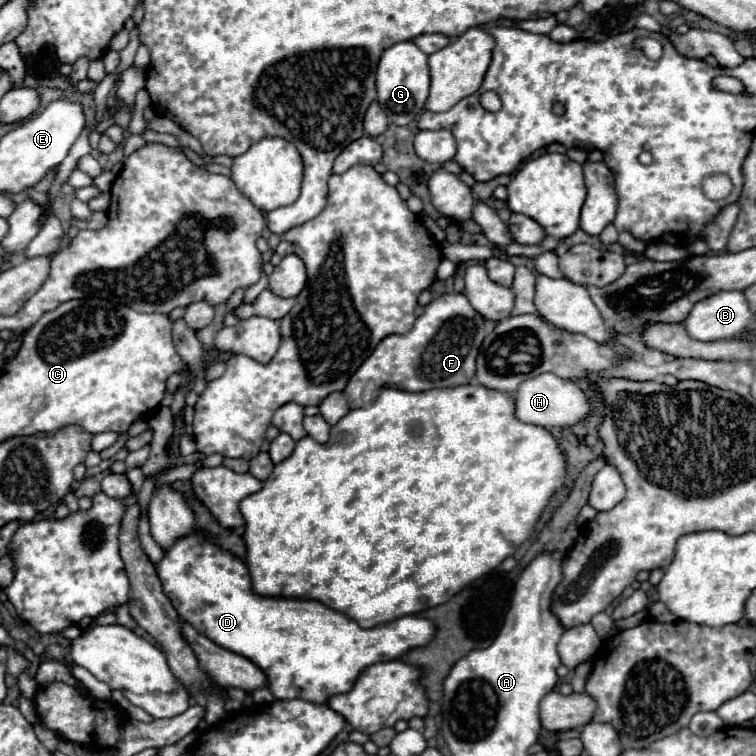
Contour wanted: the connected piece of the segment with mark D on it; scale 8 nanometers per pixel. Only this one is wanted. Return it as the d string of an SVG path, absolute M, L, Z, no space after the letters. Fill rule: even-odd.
M196 525L192 533L176 539L172 549L164 551L164 557L158 563L158 577L162 581L164 593L180 617L220 647L226 647L228 651L254 661L268 675L270 691L280 701L304 699L316 705L324 705L334 695L350 693L366 667L380 661L400 659L416 647L426 647L436 635L436 623L418 615L408 615L406 619L396 619L394 623L386 623L374 629L362 629L354 619L328 609L318 601L260 597L250 587L250 575L244 561L220 547L214 537L200 525Z

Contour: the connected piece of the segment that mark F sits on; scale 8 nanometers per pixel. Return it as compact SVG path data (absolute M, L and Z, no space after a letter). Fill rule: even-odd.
M442 295L436 297L420 315L406 335L386 337L366 363L354 373L354 379L346 385L344 397L348 399L350 409L358 409L364 389L368 383L382 387L382 379L392 379L392 387L402 391L428 391L442 387L460 387L472 381L476 375L476 357L478 349L486 335L486 321L470 307L464 295Z

